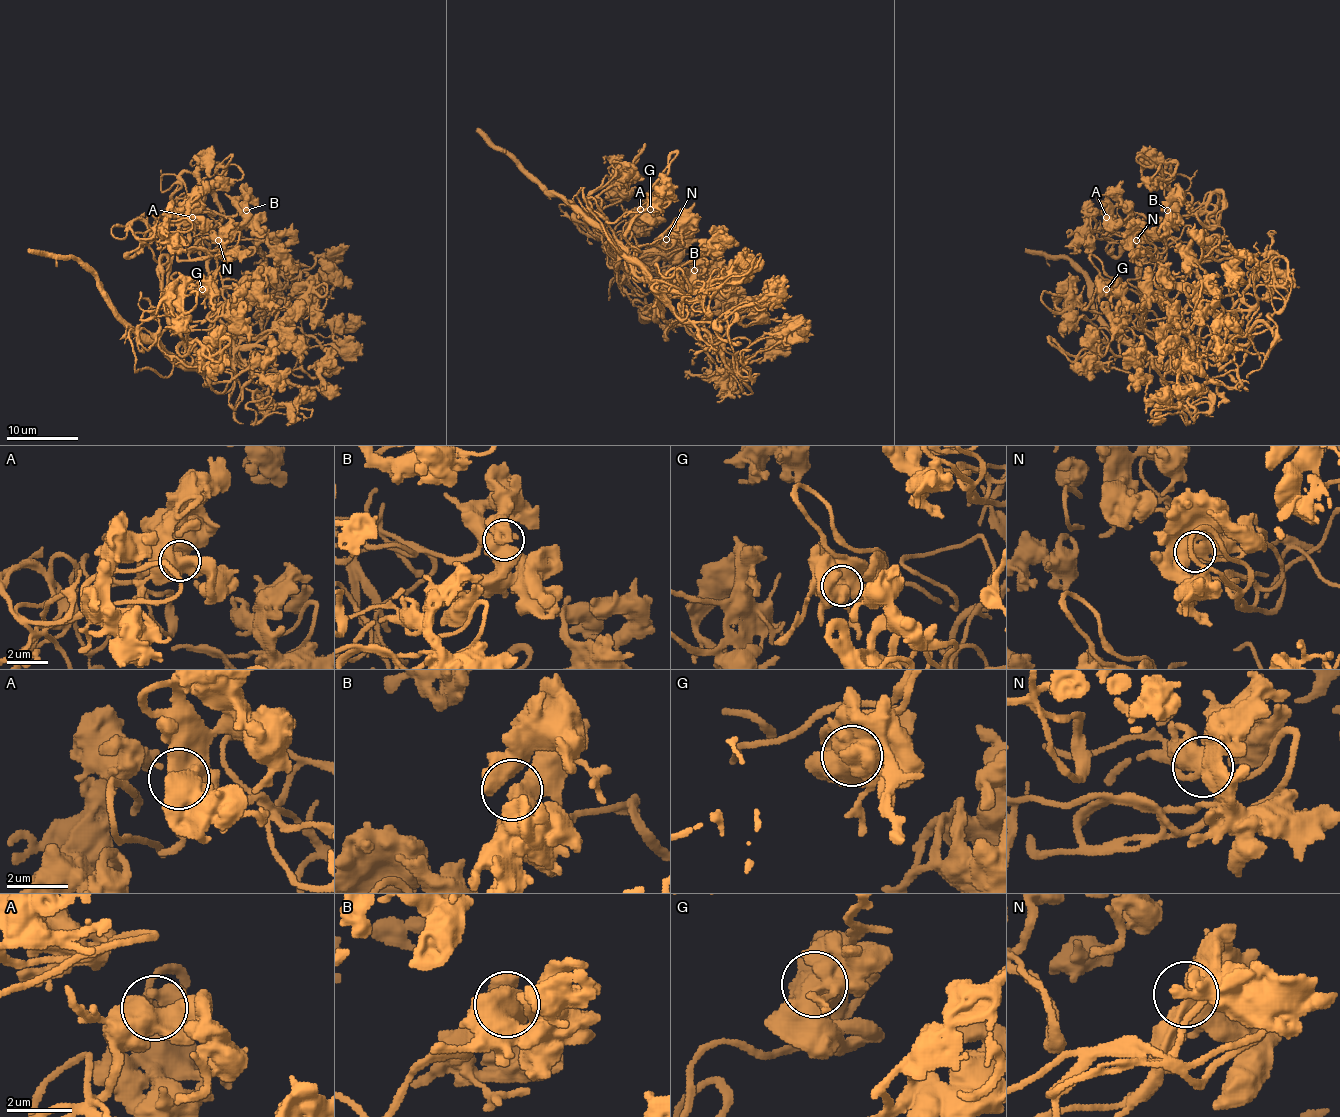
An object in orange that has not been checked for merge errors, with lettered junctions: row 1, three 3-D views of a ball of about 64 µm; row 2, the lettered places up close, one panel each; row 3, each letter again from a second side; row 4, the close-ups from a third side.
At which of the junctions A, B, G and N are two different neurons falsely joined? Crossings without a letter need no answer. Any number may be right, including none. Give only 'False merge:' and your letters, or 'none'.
False merge: none

